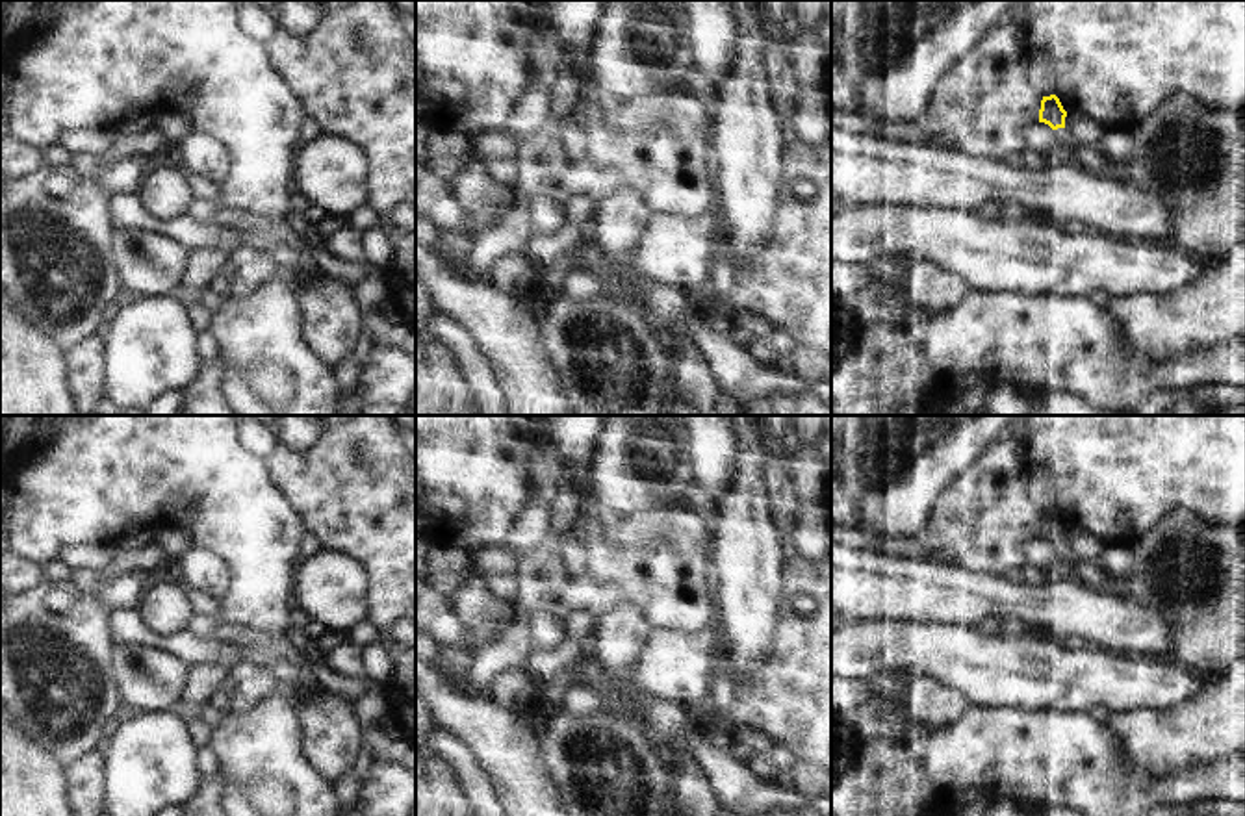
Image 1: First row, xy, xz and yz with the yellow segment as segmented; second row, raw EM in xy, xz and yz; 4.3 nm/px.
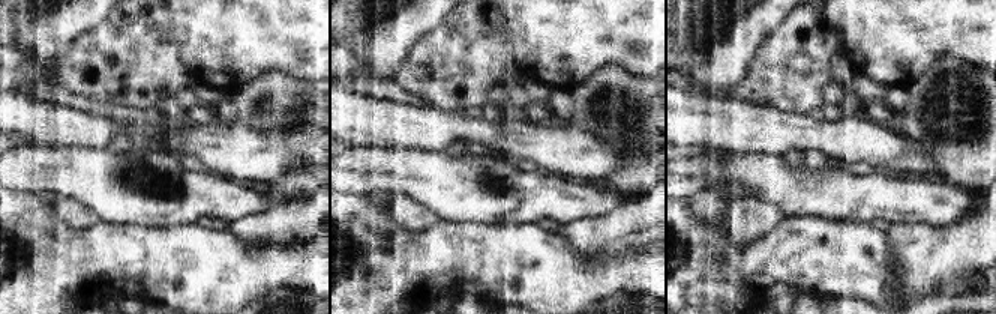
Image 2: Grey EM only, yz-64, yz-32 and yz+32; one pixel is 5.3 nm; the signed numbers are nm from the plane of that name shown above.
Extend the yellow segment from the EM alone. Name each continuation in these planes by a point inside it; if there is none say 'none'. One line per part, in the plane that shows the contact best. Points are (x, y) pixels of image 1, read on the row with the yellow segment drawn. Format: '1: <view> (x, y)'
1: yz (1065, 145)

